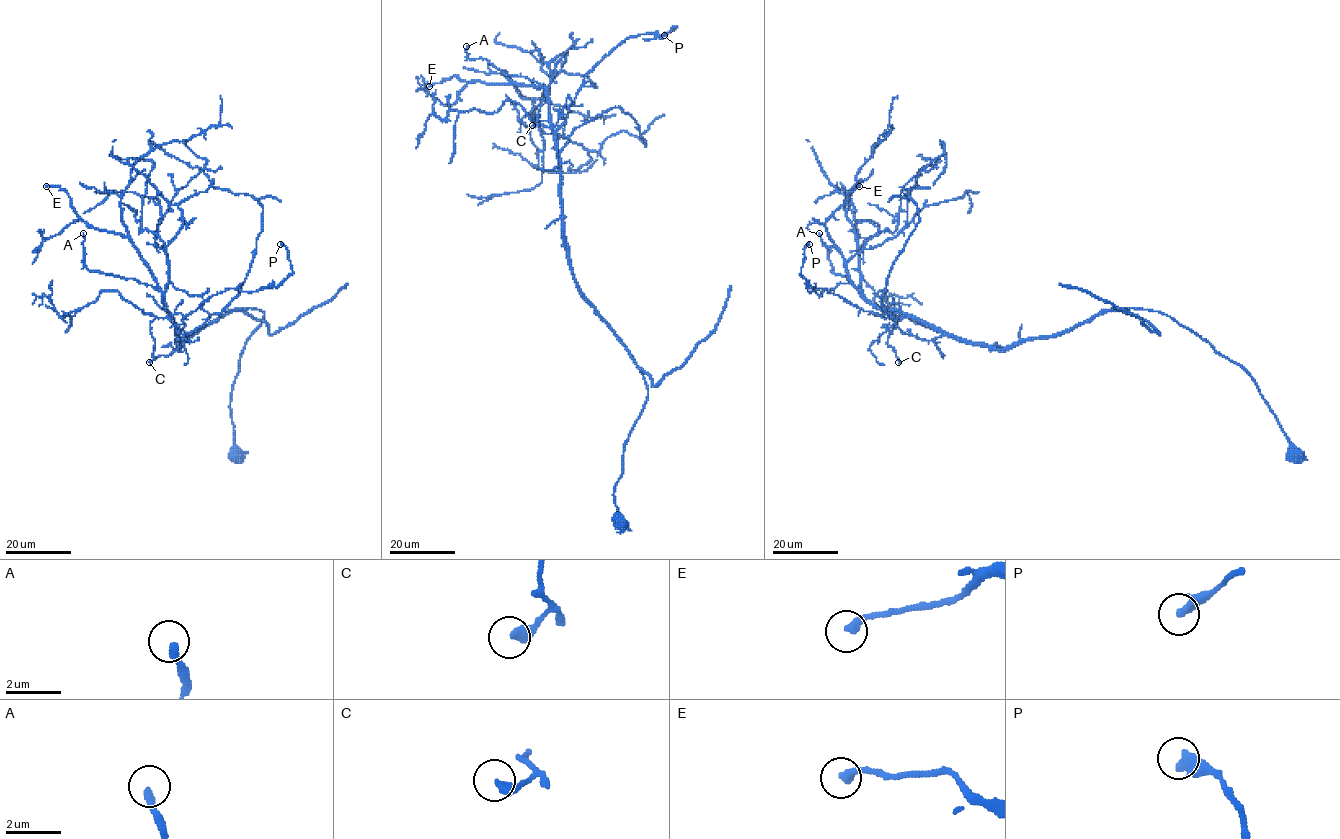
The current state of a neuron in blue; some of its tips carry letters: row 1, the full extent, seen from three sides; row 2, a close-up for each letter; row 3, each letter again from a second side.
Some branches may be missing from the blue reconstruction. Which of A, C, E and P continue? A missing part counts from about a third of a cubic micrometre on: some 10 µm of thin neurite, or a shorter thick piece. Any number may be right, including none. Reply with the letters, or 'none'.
none

